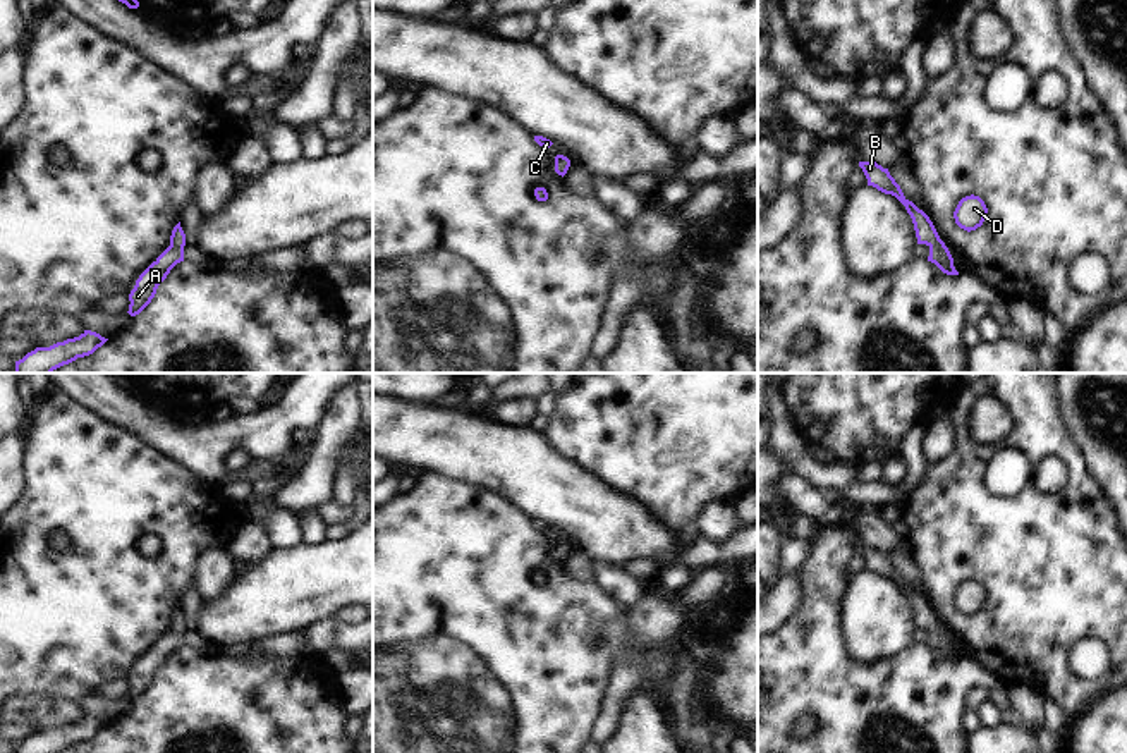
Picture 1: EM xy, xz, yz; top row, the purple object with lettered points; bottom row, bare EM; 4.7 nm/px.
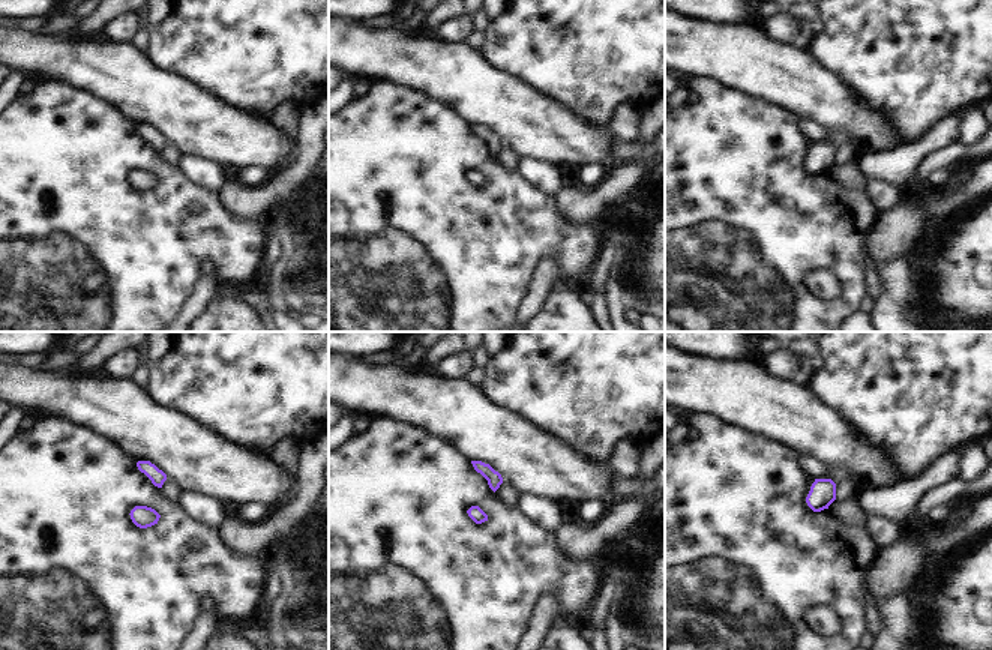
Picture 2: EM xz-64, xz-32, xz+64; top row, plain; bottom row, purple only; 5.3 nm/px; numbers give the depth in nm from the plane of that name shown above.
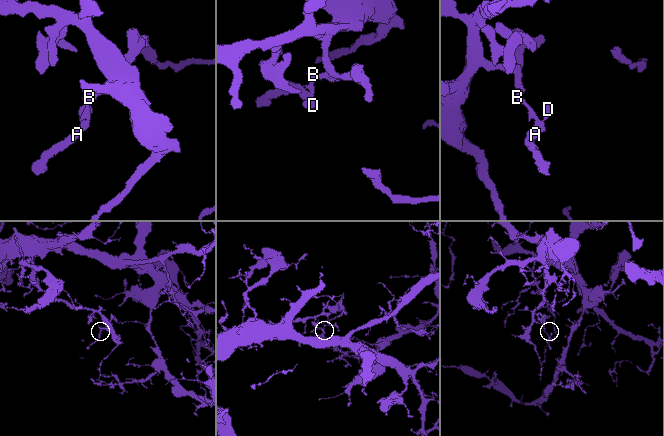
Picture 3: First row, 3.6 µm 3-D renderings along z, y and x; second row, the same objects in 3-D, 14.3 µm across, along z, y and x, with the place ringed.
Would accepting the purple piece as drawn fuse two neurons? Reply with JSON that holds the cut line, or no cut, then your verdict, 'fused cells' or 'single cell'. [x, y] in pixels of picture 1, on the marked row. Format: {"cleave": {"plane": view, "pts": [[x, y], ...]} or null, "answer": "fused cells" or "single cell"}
{"cleave": null, "answer": "single cell"}

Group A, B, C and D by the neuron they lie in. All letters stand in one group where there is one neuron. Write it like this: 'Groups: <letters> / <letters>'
Groups: A B C D.

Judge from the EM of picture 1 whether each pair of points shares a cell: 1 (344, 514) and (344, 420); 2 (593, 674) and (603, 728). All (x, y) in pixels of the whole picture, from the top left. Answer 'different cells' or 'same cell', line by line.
1: different cells
2: different cells

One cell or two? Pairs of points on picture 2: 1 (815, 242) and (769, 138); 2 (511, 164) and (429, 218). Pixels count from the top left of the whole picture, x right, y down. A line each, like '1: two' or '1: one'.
1: one
2: two

